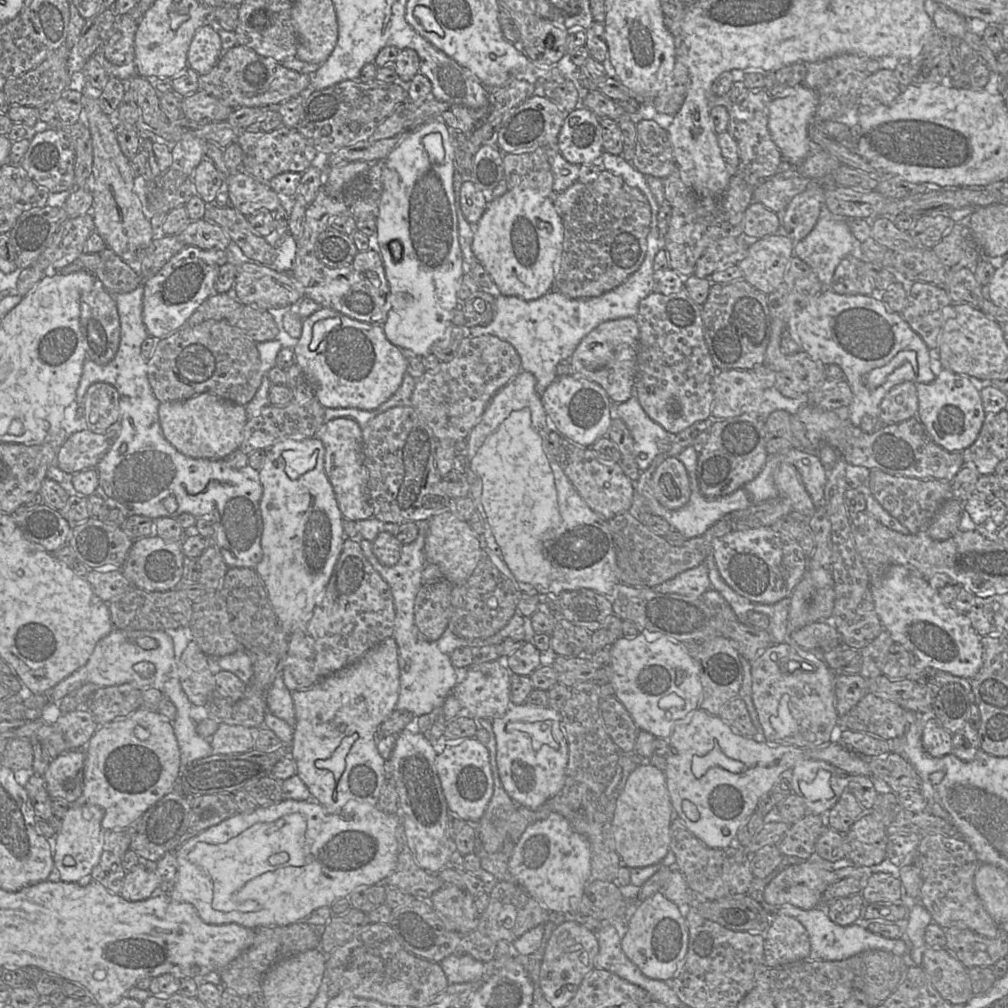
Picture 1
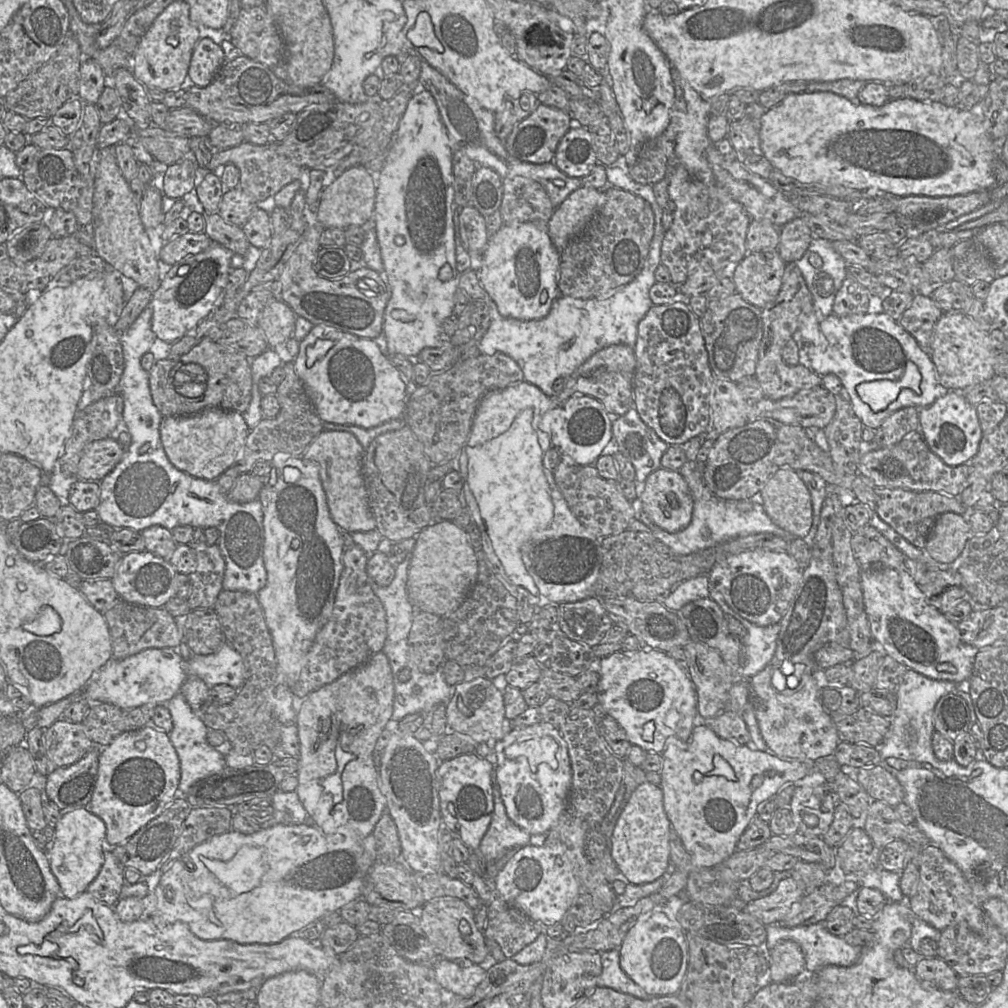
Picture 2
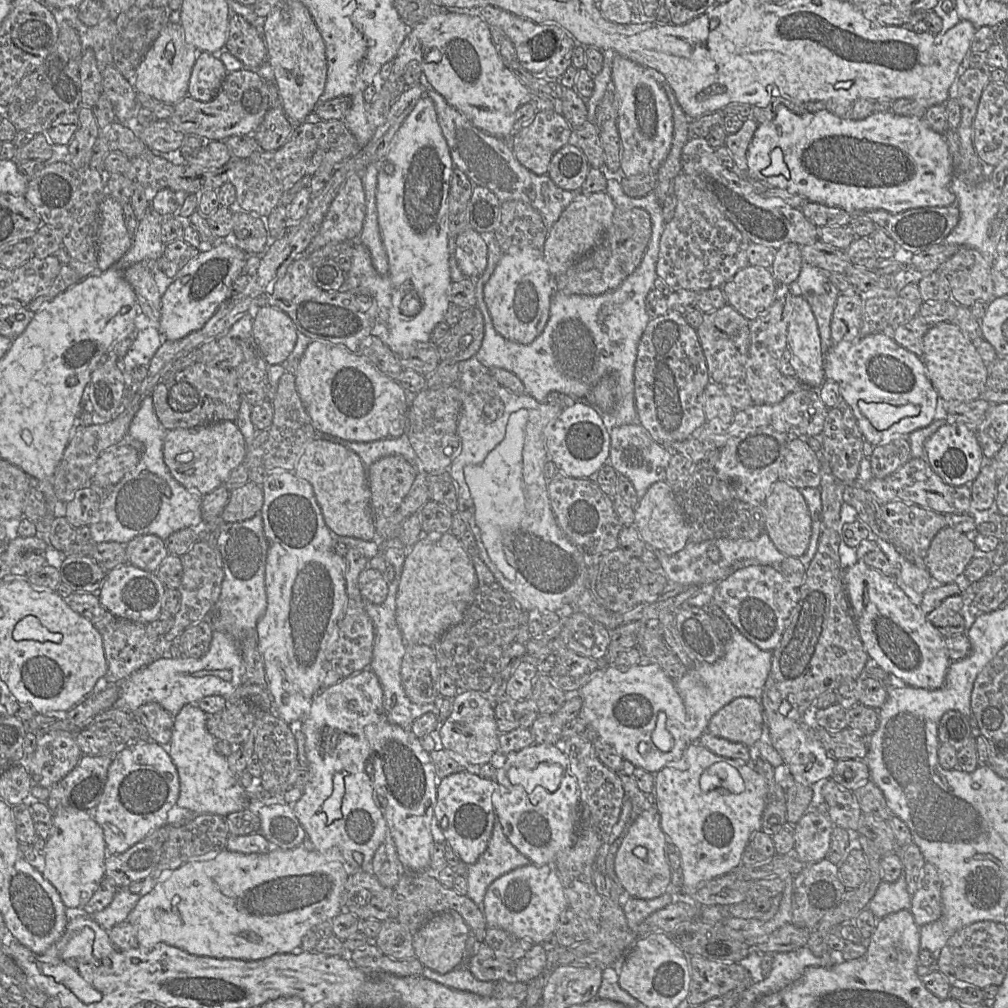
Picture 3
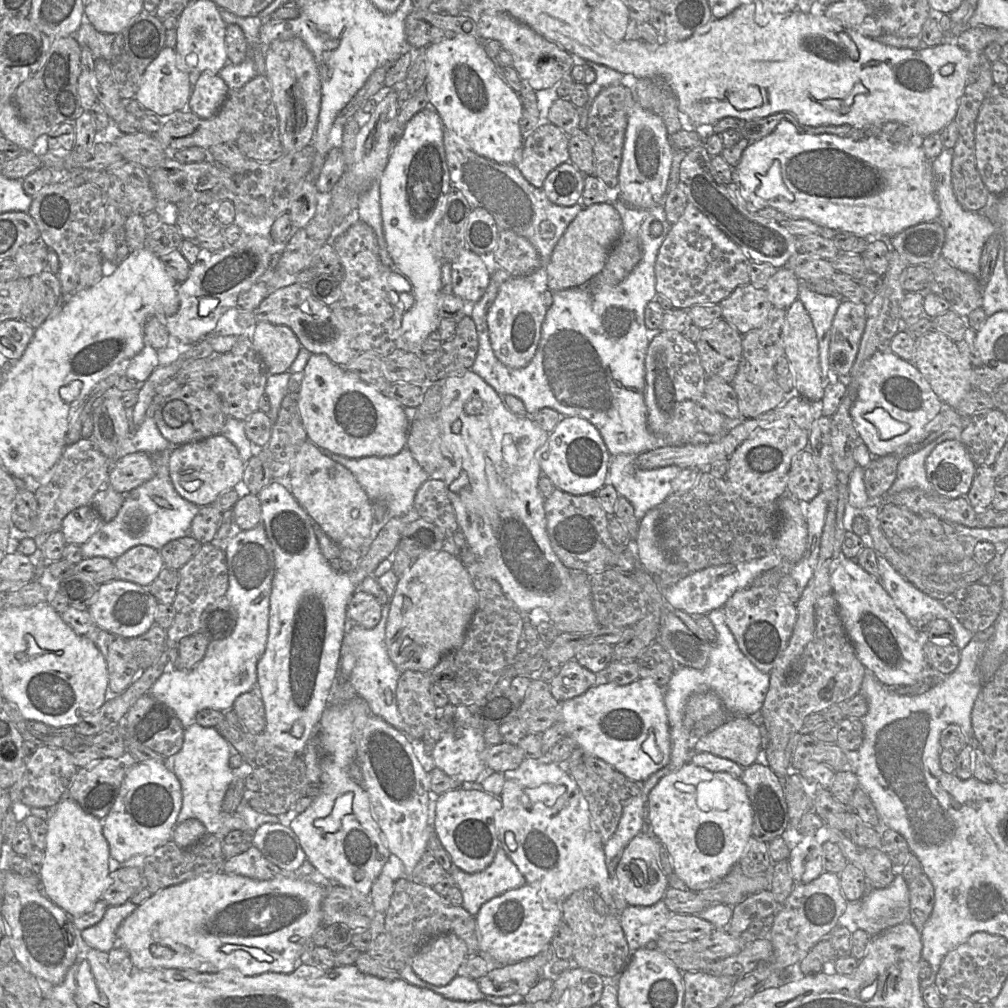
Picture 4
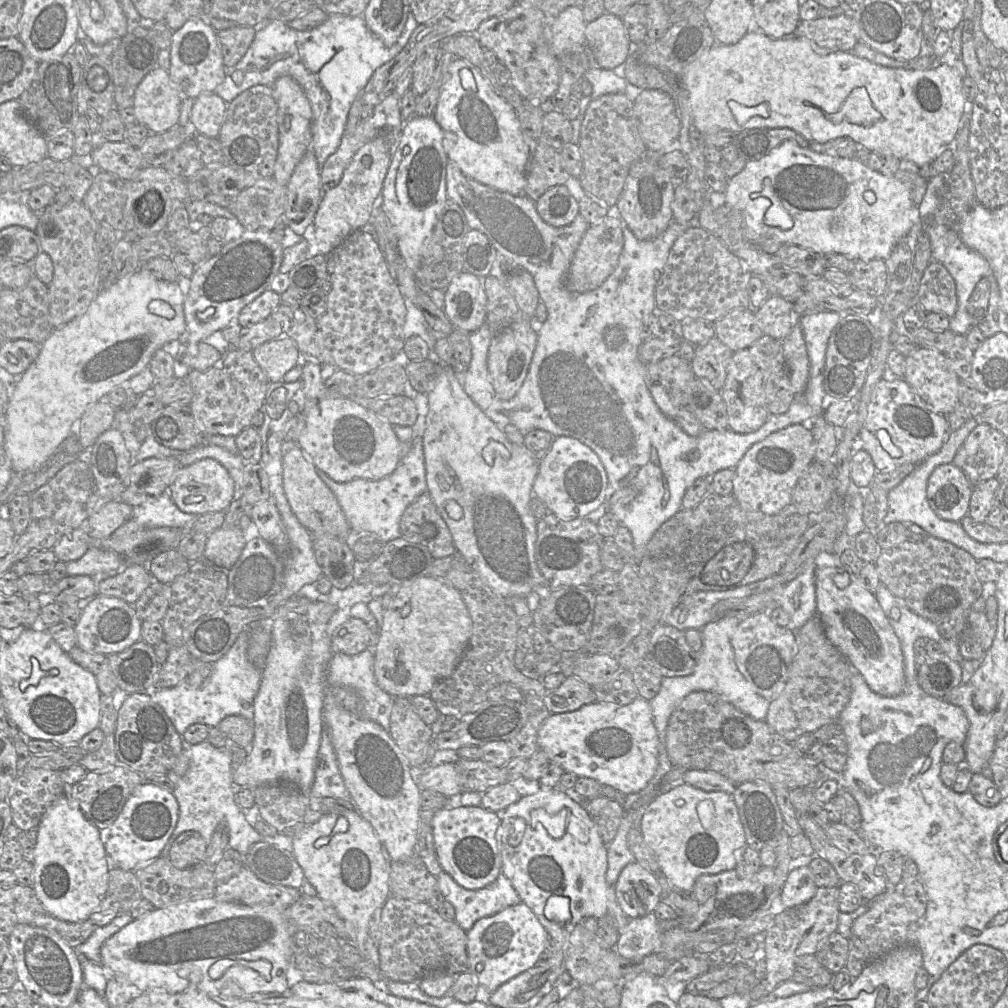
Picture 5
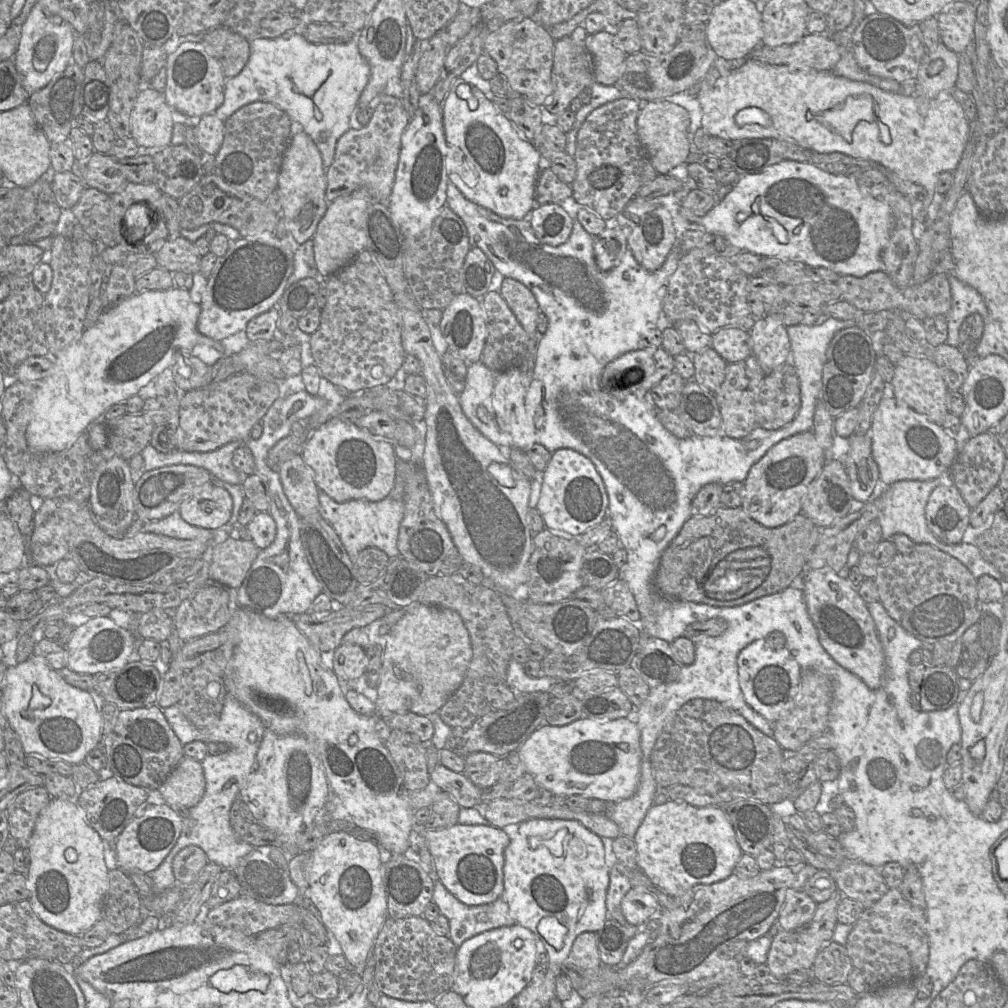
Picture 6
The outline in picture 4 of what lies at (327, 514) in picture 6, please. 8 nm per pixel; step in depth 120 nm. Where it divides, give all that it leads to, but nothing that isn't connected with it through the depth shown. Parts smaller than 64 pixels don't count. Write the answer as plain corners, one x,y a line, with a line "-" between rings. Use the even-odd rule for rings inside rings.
408,448
389,457
369,456
351,459
334,454
326,449
322,453
346,467
366,492
373,507
372,539
380,528
391,518
401,517
413,509
414,498
418,489
430,476
416,461

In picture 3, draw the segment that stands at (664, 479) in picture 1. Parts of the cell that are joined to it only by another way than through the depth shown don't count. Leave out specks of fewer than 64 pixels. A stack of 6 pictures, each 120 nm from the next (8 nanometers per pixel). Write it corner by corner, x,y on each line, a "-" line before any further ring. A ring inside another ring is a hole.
666,480
652,484
635,509
634,526
644,543
654,551
674,554
689,542
689,528
680,508
677,495

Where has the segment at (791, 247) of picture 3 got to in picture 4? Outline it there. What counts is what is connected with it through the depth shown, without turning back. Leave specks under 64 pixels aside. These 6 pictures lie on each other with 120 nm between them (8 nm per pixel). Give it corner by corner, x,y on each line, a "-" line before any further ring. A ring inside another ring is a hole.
788,267
775,270
769,278
765,289
773,307
787,310
794,301
799,299
801,282

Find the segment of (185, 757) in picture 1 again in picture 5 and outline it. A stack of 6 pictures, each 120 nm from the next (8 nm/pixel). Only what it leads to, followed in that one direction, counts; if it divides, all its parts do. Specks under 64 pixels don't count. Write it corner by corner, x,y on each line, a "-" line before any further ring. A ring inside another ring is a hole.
207,740
195,745
186,745
184,752
189,759
188,769
178,781
169,782
179,804
179,819
161,855
169,856
174,841
181,833
188,830
199,832
208,844
221,824
224,824
228,832
228,847
245,855
256,842
263,841
264,837
249,824
243,810
235,801
237,785
233,780
231,754
229,751
216,748

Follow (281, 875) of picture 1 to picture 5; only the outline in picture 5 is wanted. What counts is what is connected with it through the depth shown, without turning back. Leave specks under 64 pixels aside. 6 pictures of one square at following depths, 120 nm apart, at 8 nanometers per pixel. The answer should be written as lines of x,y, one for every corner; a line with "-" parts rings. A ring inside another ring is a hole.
212,896
167,908
154,908
107,939
101,948
100,957
100,964
108,973
125,977
142,992
164,988
180,993
188,987
195,987
201,991
217,993
221,997
282,994
288,988
286,971
293,957
292,936
283,911
272,907
224,902

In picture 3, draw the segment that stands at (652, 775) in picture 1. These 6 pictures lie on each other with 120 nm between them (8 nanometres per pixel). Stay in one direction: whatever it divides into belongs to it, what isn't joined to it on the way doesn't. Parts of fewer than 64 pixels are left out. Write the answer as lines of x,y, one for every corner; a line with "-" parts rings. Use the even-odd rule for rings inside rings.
653,796
653,804
649,808
643,810
629,824
627,832
626,832
625,836
623,837
621,845
619,846
617,853
616,853
616,856
615,856
615,872
616,872
616,875
619,878
623,889
625,890
625,892
629,896
631,896
632,898
639,898
639,899
654,899
654,898
659,897
659,896
663,895
664,893
666,893
666,889
669,886
669,884
671,883
671,872
670,872
668,859
666,856
666,845
667,845
667,836
665,835
665,833
661,829
660,814
659,814
656,806
655,806
654,796

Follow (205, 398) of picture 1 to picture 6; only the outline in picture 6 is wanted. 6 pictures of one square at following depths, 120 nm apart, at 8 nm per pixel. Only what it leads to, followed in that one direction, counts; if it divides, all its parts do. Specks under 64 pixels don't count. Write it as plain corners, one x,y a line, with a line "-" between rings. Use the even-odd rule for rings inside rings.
207,482
192,490
178,512
188,524
216,532
227,525
232,504
232,497
225,488

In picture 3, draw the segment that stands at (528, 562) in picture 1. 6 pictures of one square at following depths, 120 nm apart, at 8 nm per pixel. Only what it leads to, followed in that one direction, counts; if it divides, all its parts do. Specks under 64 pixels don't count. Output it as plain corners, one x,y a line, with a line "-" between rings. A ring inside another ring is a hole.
520,409
508,419
504,439
477,464
465,466
465,481
474,504
474,516
483,540
478,545
481,558
492,571
501,586
511,585
515,569
509,564
504,552
504,538
521,522
525,512
525,496
522,479
522,452
528,410

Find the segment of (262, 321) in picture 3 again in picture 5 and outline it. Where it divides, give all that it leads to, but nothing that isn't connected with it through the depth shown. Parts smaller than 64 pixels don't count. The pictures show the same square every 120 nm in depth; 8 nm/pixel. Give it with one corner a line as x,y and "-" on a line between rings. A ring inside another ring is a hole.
280,337
253,350
253,355
270,382
280,382
299,359
300,350
287,337

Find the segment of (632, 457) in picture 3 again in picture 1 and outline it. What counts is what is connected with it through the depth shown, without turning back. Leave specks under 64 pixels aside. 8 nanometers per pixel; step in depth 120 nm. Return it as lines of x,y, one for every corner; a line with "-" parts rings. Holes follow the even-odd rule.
632,395
627,401
610,404
612,419
621,419
633,438
633,456
640,471
646,470
659,454
657,441
671,434
651,420
641,407
637,397

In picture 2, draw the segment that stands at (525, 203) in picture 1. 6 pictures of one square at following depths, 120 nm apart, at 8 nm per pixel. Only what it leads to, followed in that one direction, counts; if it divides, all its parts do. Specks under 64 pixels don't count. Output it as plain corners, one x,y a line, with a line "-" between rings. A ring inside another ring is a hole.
533,222
503,224
489,238
476,275
503,317
535,320
545,317
558,297
560,252
552,244
548,227

